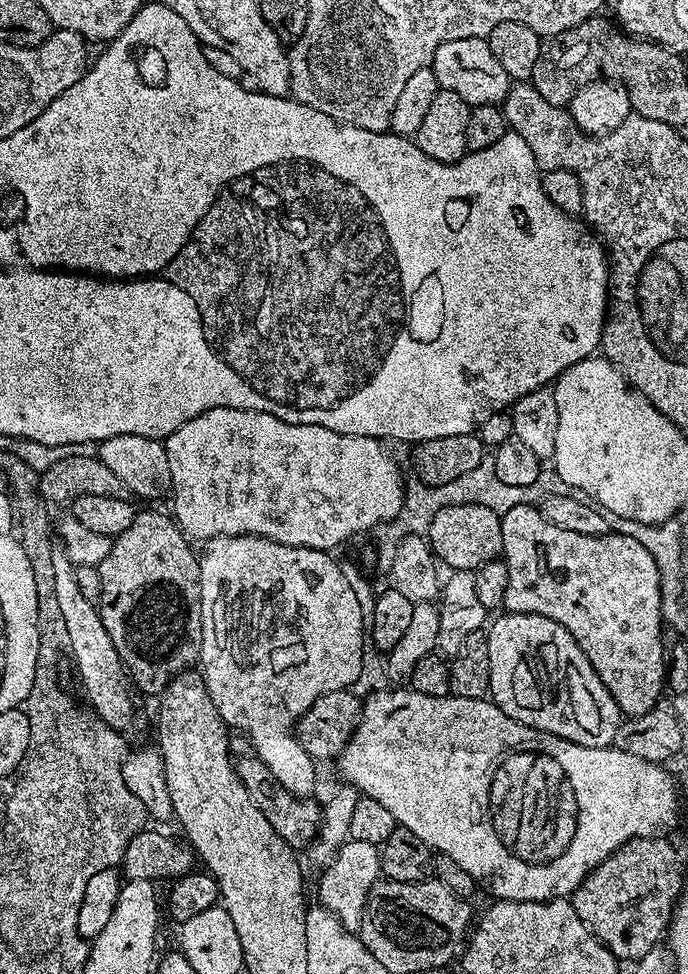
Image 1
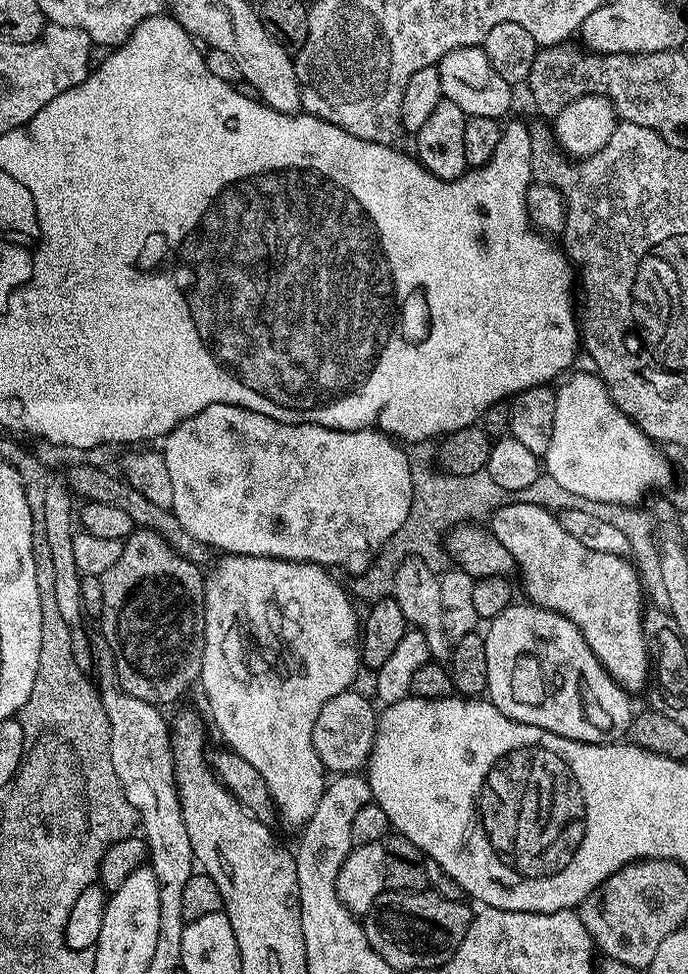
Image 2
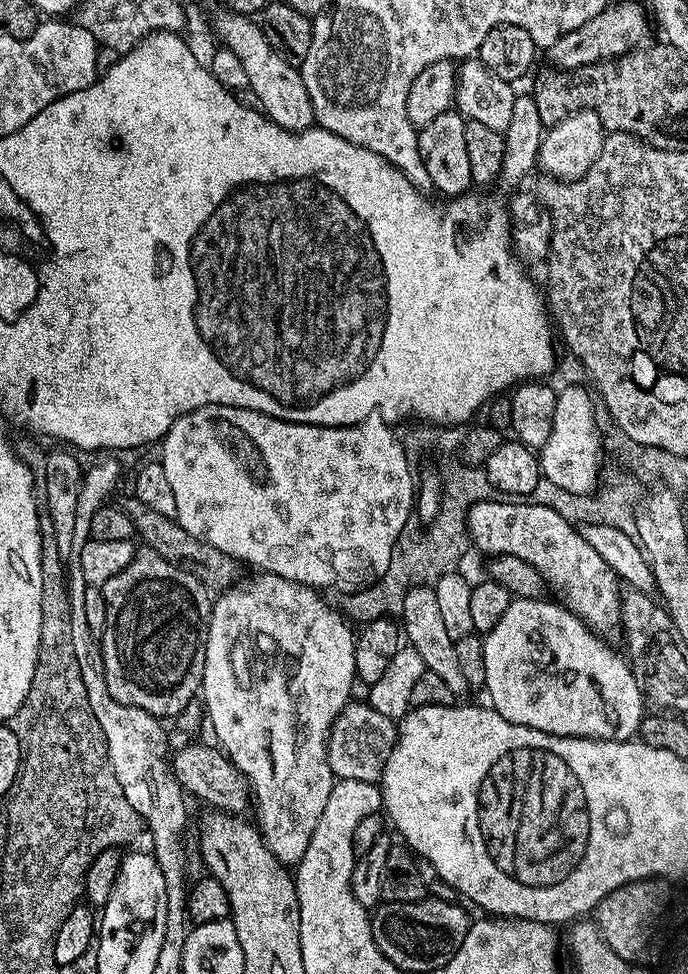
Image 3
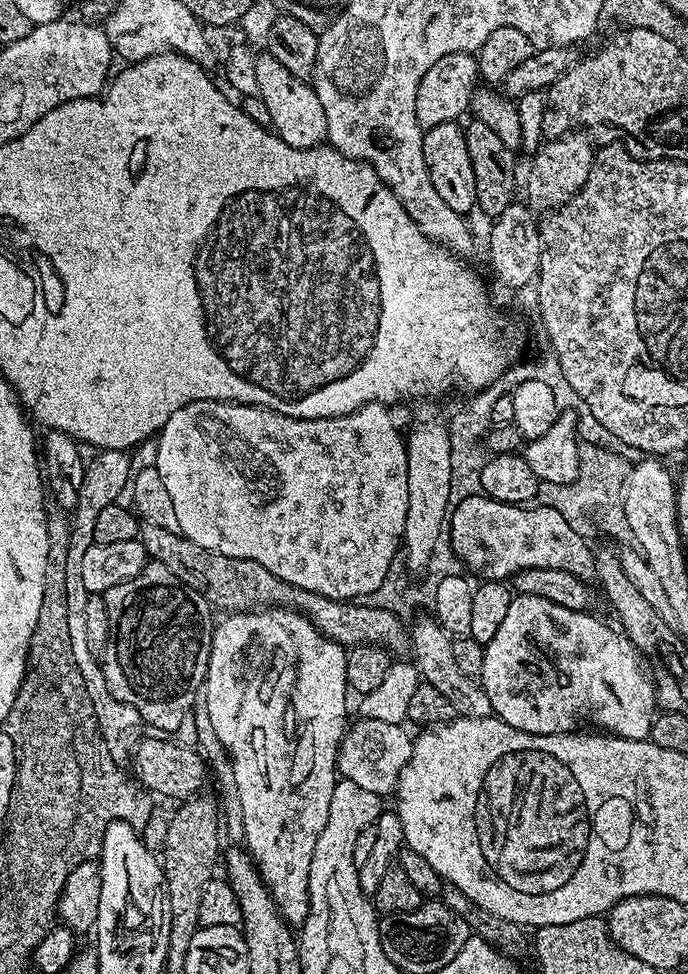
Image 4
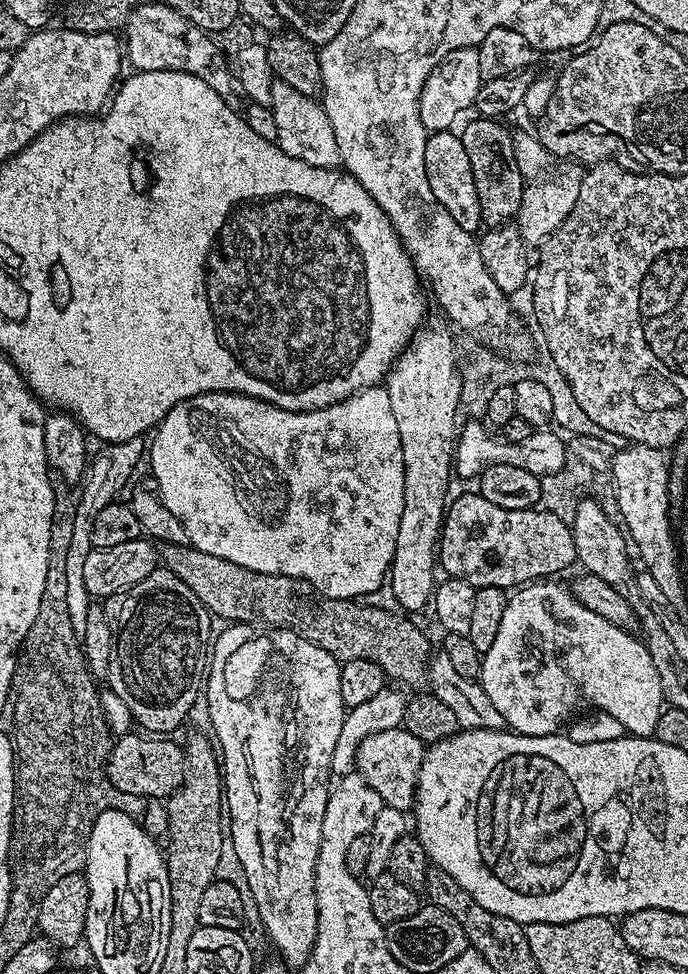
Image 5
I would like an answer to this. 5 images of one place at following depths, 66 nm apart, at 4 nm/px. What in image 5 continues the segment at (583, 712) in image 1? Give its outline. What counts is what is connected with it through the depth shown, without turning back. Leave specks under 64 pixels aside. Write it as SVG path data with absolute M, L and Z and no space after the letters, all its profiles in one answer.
M529 582L509 595L498 635L490 650L483 653L480 662L478 683L486 690L486 698L494 702L505 725L524 736L559 733L583 709L580 708L583 704L585 709L618 718L625 733L652 736L666 701L662 694L662 682L658 682L658 670L654 670L654 662L643 639L623 632L614 626L614 622L606 622L606 618L598 618L598 614L594 614L594 610L586 610L586 606L582 606L582 602L578 602L565 585L563 588L552 583L556 582Z

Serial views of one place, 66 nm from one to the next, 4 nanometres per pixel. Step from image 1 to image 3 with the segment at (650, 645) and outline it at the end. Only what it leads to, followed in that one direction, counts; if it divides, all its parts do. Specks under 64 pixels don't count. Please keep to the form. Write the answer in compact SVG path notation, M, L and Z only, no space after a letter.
M478 501L467 512L467 535L471 547L488 552L489 557L513 556L534 566L534 570L544 576L545 585L556 587L559 603L569 608L593 632L608 634L604 632L621 627L621 581L592 549L590 542L582 538L579 527L554 510L523 502Z

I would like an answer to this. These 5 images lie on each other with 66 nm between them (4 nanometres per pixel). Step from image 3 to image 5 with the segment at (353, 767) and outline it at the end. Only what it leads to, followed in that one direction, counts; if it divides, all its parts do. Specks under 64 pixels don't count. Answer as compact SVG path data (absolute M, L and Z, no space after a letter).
M403 726L382 730L362 740L354 758L354 768L357 775L360 775L372 790L377 791L385 807L407 813L415 805L417 775L420 773L425 751L424 742L410 734Z

